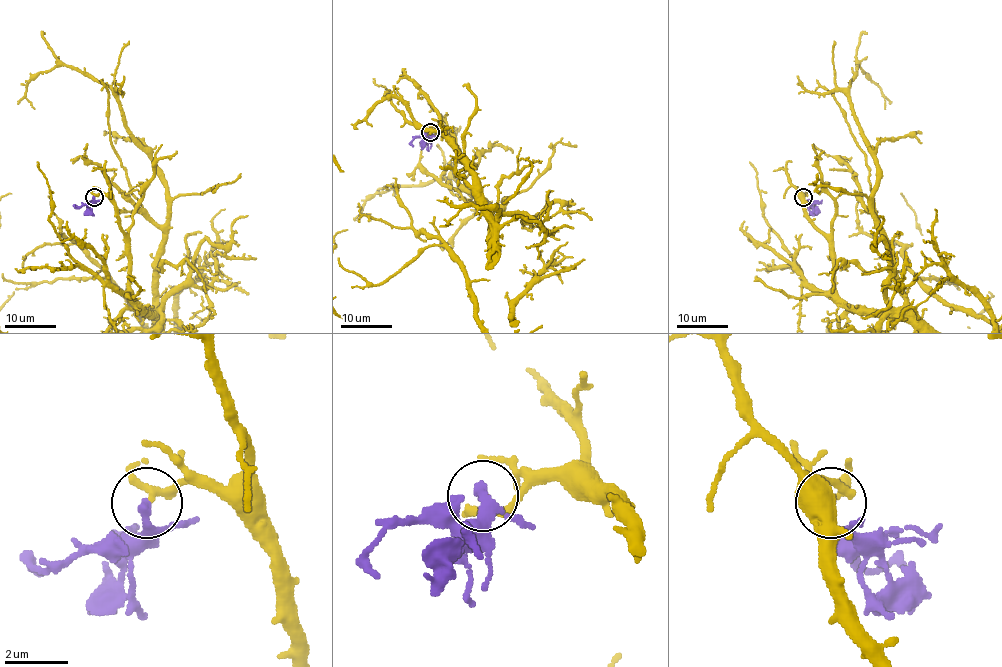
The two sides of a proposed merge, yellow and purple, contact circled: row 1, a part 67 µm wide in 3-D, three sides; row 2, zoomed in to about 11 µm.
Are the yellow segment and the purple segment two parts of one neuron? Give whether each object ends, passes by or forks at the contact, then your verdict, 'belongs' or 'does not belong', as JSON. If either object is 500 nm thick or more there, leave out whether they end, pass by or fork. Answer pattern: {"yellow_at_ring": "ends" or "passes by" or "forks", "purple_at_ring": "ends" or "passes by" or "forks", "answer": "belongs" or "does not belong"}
{"yellow_at_ring": "passes by", "purple_at_ring": "ends", "answer": "does not belong"}

